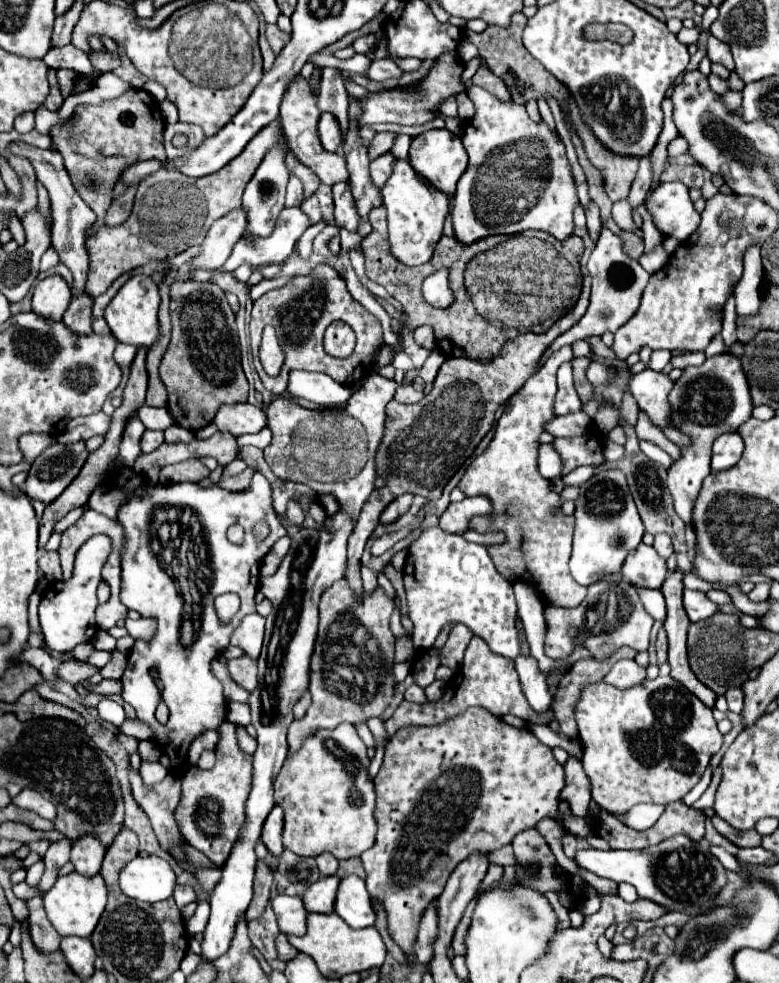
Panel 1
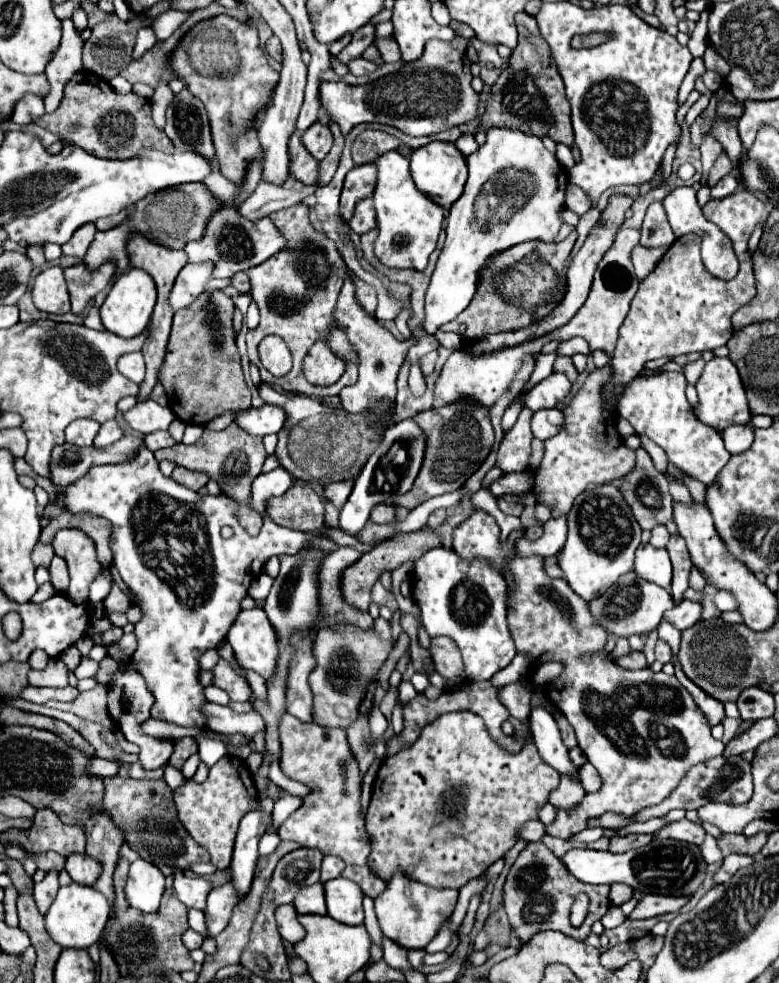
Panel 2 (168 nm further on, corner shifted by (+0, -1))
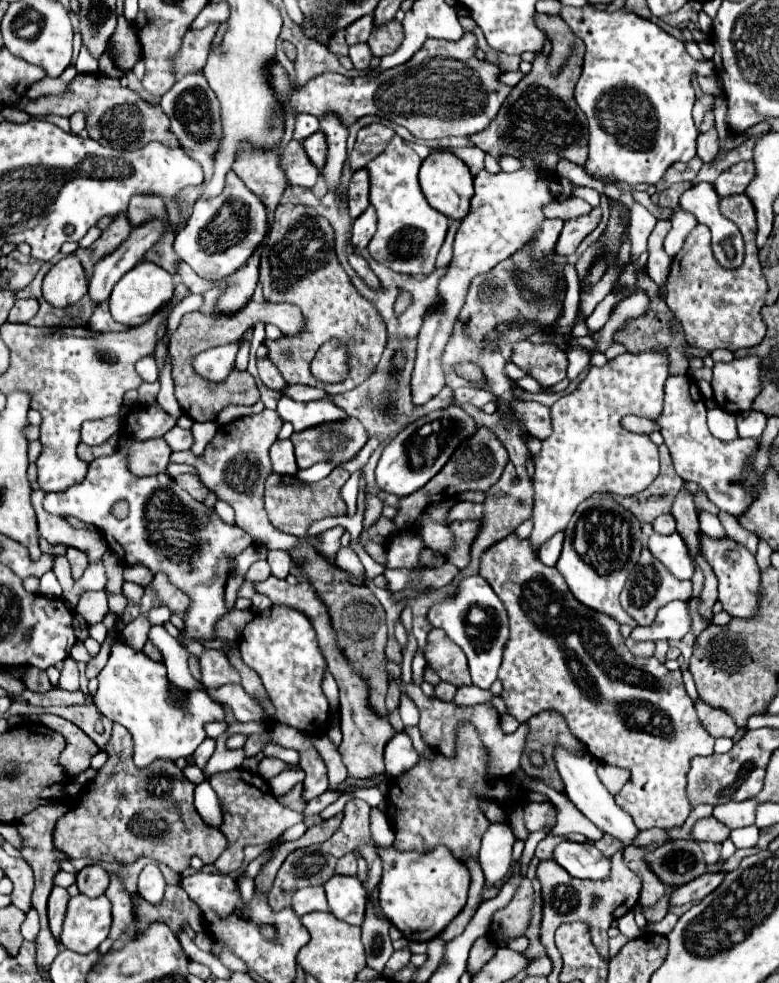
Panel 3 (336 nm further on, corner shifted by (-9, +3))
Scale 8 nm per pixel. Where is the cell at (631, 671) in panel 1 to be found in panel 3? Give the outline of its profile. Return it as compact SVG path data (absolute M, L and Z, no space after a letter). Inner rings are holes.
M627 639L625 645L629 647L629 651L635 657L653 657L653 653L655 653L655 643L653 641L633 641L633 639Z

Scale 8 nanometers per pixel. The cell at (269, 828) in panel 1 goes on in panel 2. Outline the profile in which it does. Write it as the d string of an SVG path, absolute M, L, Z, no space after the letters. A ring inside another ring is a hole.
M292 795L282 797L282 799L276 801L274 813L272 813L272 831L276 831L284 823L284 819L288 819L292 815L292 811L296 811L300 807L300 801L302 799L296 799Z

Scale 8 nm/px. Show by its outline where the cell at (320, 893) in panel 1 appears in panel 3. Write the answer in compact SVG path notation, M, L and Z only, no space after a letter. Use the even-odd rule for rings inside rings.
M307 887L307 889L297 891L293 895L291 909L295 911L297 917L303 917L303 915L313 913L313 911L329 911L323 887Z

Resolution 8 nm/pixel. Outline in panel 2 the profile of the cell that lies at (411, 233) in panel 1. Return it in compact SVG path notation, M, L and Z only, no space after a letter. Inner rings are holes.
M388 151L376 159L378 165L378 183L374 189L374 207L378 217L378 239L374 245L376 257L386 267L398 269L418 269L422 271L428 265L430 253L436 249L436 241L442 229L444 207L420 193L410 177L408 159L398 151Z

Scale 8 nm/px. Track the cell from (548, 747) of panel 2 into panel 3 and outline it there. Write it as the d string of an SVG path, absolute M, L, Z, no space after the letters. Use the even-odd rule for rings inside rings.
M557 747L555 751L555 761L557 761L557 769L559 769L559 775L565 783L565 795L575 803L575 807L591 821L595 823L603 833L615 837L617 841L623 843L623 847L629 847L629 845L635 845L635 837L639 835L639 829L635 827L633 819L627 815L627 811L623 811L621 807L617 807L615 803L615 797L603 787L603 783L599 781L595 769L599 765L597 759L593 759L591 755L585 755L585 757L575 757L573 753Z

